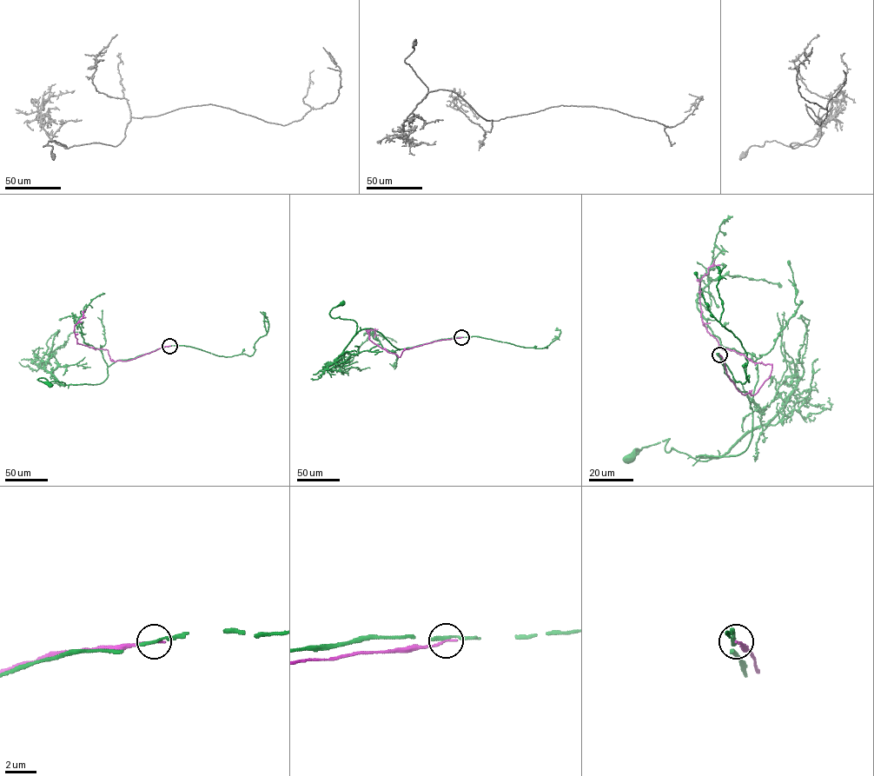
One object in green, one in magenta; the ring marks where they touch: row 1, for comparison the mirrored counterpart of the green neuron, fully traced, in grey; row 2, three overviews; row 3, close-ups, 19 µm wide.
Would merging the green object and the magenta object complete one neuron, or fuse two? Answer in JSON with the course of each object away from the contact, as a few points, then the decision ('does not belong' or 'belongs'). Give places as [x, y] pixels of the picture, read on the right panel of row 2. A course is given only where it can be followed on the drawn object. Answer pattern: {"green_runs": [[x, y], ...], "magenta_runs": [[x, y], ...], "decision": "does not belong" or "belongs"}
{"green_runs": [[719, 354], [750, 402], [748, 447], [697, 456], [711, 458], [702, 461], [666, 452], [669, 439], [630, 456]], "magenta_runs": [[719, 354], [743, 394], [755, 394], [771, 374], [771, 364], [722, 348], [703, 323], [699, 281], [715, 259]], "decision": "does not belong"}

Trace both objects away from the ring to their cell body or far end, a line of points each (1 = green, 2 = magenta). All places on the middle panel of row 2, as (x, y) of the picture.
1: (461, 337), (399, 349), (374, 329), (364, 328), (355, 334), (354, 321), (333, 318), (330, 311), (341, 303)
2: (461, 337), (405, 349), (399, 357), (374, 343), (366, 330), (374, 329), (378, 335)

